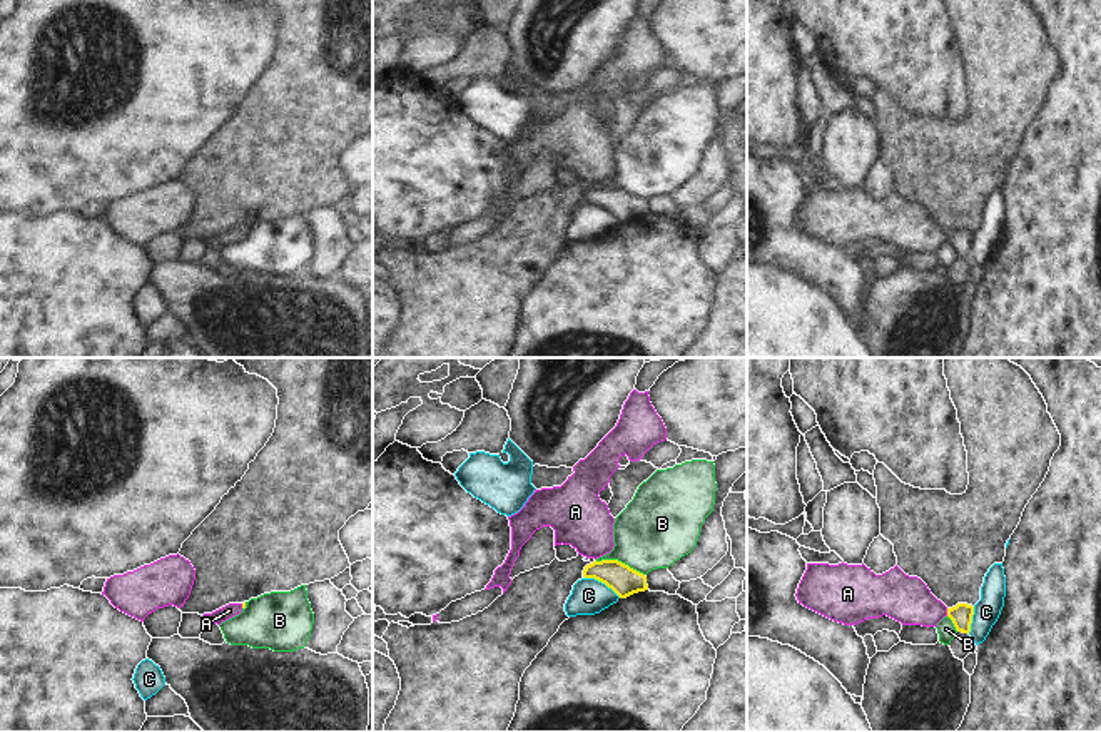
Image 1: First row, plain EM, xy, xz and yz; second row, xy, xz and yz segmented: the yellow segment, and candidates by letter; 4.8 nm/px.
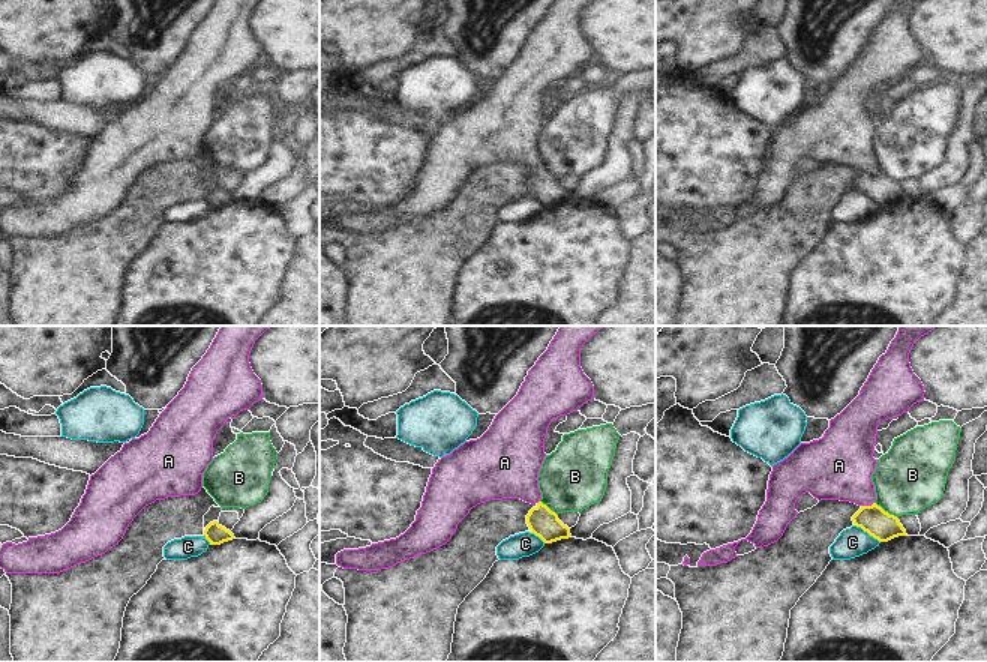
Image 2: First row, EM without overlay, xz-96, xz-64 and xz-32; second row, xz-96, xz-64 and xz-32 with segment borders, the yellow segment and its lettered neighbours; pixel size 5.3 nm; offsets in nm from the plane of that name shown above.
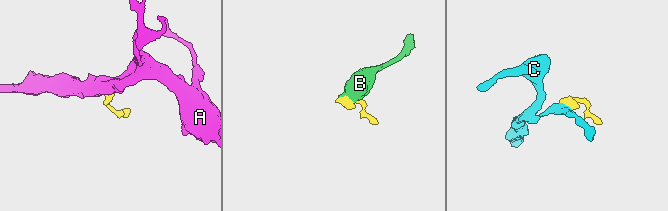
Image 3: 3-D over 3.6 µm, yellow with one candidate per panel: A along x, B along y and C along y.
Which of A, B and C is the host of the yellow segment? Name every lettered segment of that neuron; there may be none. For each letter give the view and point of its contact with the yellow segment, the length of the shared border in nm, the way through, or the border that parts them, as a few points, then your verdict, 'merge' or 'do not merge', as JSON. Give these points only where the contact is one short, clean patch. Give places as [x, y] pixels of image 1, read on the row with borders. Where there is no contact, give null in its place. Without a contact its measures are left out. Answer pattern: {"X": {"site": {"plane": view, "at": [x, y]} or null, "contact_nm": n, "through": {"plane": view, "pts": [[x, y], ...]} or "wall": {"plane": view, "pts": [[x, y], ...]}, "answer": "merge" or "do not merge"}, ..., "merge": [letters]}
{"A": {"site": {"plane": "yz", "at": [948, 612]}, "contact_nm": 40, "through": {"plane": "yz", "pts": [[961, 615], [948, 612], [926, 610], [906, 599]]}, "answer": "merge"}, "B": {"site": {"plane": "xz", "at": [620, 562]}, "contact_nm": 260, "wall": {"plane": "xz", "pts": [[595, 560], [620, 560], [644, 575]]}, "answer": "do not merge"}, "C": {"site": {"plane": "xz", "at": [603, 582]}, "contact_nm": 200, "wall": {"plane": "xz", "pts": [[585, 577], [603, 582], [620, 597]]}, "answer": "do not merge"}, "merge": ["A"]}

